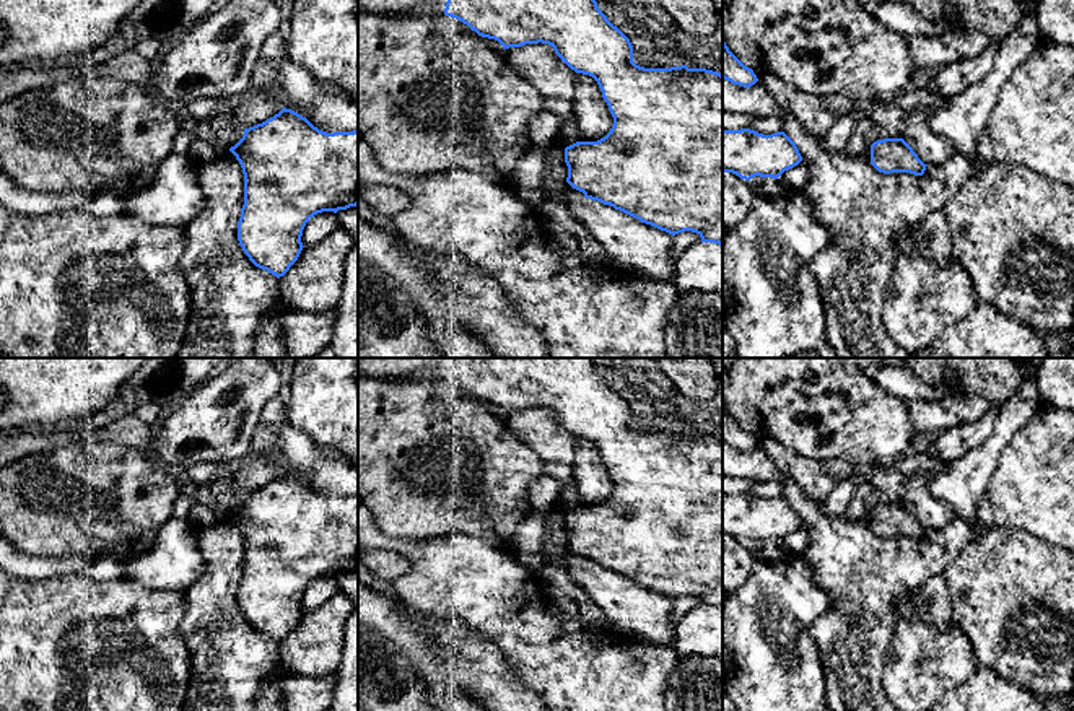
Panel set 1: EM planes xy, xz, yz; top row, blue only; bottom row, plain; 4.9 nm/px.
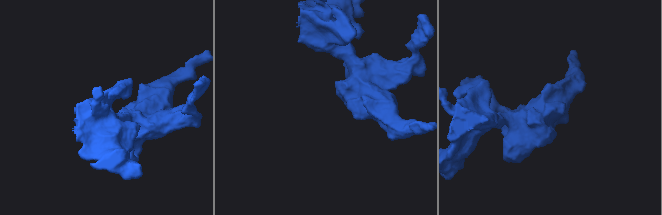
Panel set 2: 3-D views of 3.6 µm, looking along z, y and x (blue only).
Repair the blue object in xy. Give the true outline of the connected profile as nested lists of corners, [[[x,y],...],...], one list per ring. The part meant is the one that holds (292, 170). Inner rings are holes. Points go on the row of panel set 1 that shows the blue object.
[[[283,107],[265,122],[244,129],[242,138],[229,151],[244,174],[239,246],[255,267],[277,278],[298,260],[304,247],[303,229],[314,215],[358,205],[358,130],[327,133]]]

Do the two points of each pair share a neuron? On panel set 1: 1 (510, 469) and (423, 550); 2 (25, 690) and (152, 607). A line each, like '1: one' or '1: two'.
1: two
2: one

